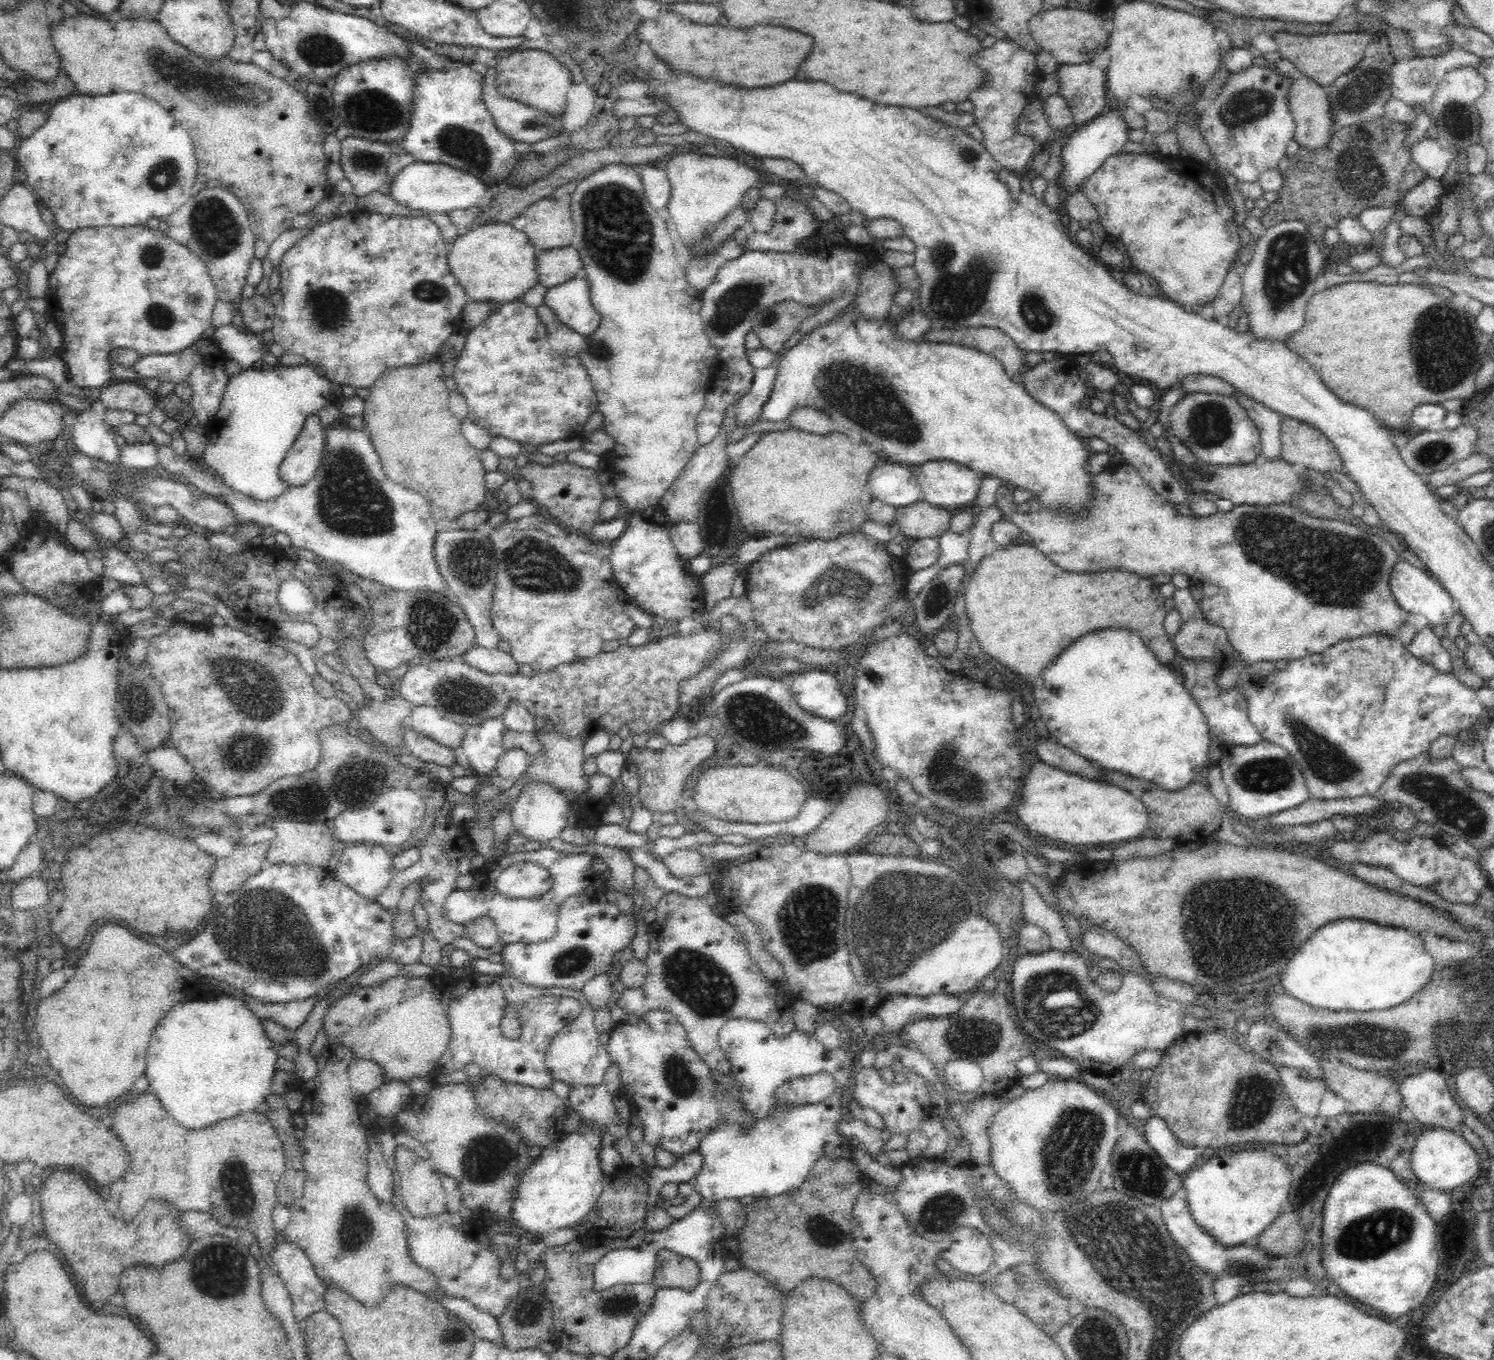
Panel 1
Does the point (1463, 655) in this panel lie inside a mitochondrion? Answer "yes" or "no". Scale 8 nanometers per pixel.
no

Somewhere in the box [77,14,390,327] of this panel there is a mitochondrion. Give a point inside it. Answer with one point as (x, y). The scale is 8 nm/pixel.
(222, 87)

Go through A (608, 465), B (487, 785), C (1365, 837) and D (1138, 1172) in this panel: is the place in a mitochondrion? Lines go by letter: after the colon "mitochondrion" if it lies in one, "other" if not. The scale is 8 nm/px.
A: other
B: other
C: other
D: mitochondrion

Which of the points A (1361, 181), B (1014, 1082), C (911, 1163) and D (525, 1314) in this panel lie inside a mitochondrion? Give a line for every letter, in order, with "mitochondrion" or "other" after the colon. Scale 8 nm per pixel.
A: mitochondrion
B: other
C: other
D: mitochondrion

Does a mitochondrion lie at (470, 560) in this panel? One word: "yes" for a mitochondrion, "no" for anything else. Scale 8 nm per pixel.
yes

